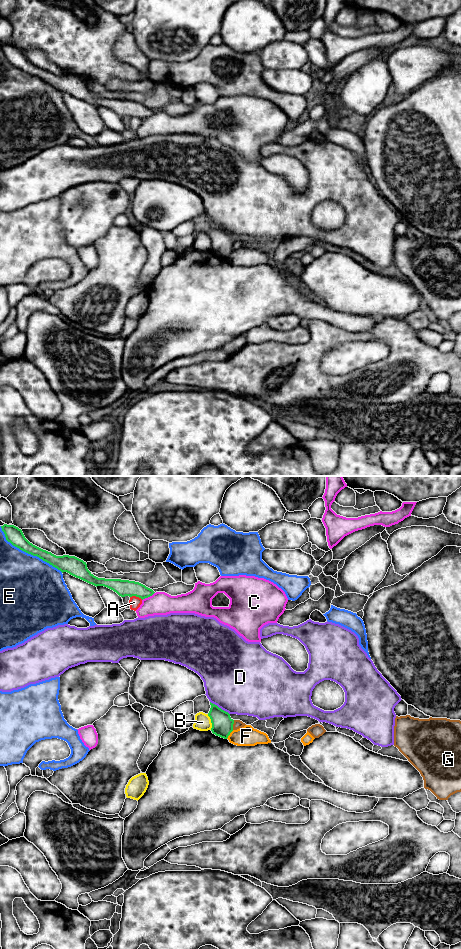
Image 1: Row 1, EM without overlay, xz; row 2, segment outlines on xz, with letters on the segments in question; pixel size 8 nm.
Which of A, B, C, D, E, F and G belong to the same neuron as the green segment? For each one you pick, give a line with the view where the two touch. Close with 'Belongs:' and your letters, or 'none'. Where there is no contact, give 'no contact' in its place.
Belongs: none

